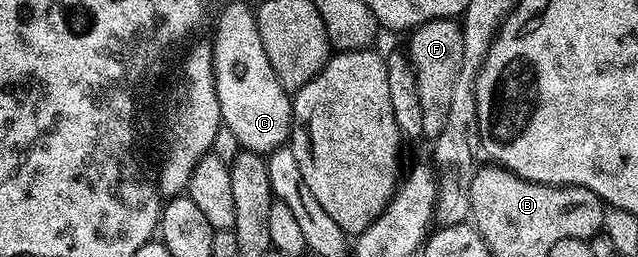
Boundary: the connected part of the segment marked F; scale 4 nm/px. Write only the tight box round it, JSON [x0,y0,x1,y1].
[408,17,464,139]

